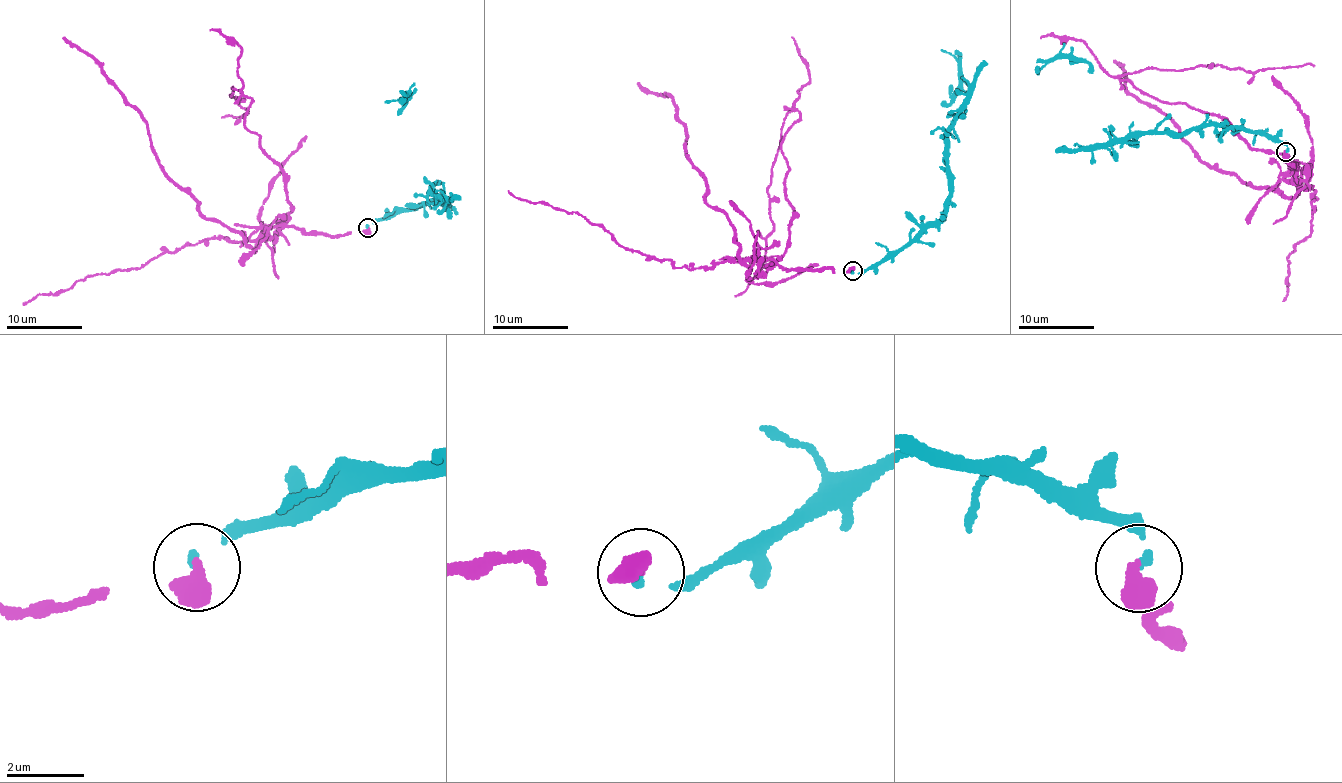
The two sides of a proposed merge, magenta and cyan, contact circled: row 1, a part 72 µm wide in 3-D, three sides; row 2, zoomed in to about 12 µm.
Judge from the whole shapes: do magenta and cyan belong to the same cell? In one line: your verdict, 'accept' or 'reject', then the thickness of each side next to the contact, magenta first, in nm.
reject; calibres 550 and 140 nm

